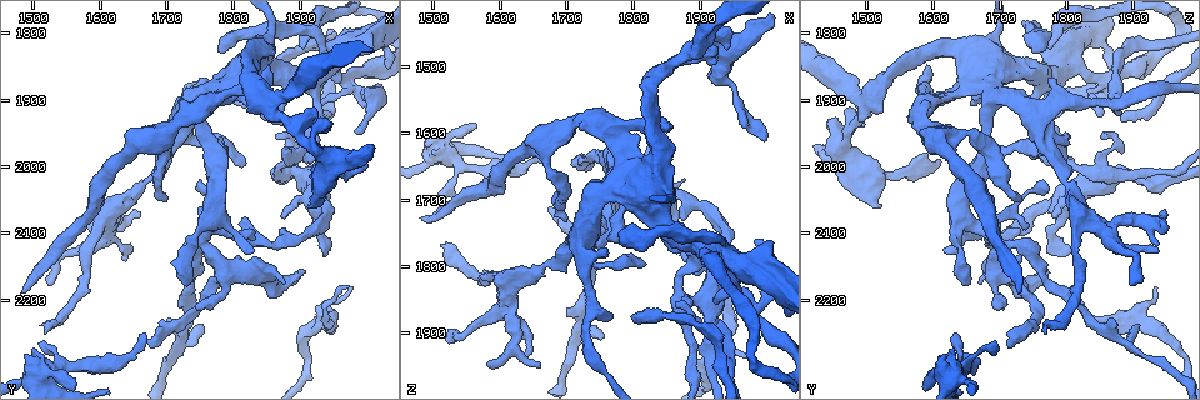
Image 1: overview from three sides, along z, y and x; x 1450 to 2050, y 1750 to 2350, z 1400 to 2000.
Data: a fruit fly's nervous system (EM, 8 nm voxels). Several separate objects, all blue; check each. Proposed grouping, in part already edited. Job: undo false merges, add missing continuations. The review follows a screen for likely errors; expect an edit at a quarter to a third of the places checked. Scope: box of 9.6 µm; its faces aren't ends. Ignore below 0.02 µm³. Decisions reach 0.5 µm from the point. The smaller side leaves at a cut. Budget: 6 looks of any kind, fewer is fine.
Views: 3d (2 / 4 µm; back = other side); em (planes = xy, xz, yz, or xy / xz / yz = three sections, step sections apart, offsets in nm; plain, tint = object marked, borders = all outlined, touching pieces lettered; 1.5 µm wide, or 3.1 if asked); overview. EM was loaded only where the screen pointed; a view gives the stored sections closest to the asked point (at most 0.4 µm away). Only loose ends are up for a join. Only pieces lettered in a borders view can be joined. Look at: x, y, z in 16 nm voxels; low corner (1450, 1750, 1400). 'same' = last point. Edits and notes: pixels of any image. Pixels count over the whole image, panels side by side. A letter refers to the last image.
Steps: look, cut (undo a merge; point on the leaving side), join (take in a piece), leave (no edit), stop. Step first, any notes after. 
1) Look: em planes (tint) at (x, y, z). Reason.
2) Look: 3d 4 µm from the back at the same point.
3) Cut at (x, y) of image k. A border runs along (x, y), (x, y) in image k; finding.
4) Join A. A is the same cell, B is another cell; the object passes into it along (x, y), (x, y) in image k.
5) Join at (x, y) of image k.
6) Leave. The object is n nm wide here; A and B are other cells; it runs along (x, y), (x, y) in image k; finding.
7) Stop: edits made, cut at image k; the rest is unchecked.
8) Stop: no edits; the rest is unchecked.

Look: em xy step 8 (borders) at (1485, 2190, 1725). Tapers out.

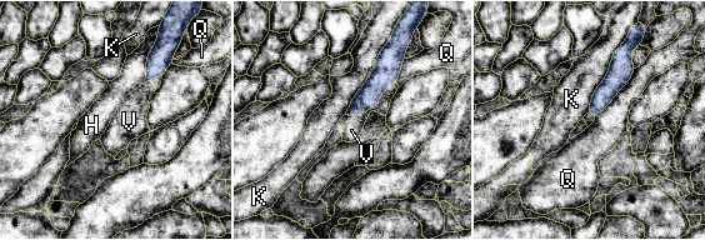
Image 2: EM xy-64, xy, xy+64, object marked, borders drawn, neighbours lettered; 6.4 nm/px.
Join V. V is the same cell, H, K and Q are other cells; the object passes into it along (388, 65), (378, 103), (351, 130) in image 2; it goes on there.

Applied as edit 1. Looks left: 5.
Look: overview.

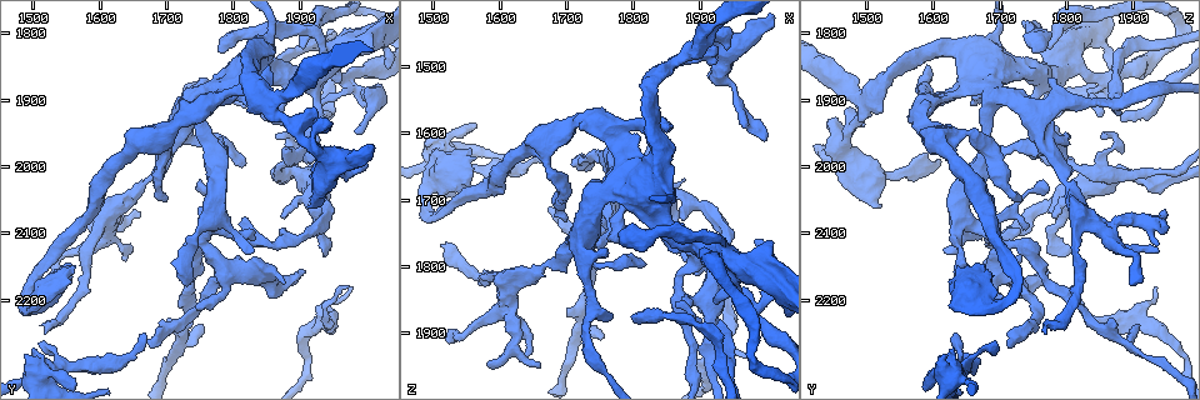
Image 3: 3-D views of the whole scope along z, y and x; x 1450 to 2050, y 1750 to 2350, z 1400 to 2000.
Look: 3d 4 µm at (1675, 2260, 1710). Free end.

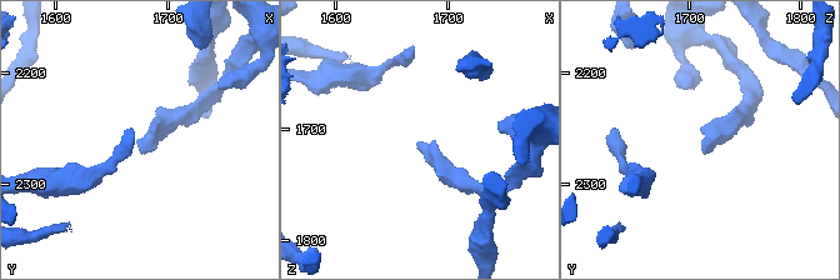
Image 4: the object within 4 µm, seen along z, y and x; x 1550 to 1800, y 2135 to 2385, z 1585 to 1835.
Look: em xz step 4 (tint) at (1674, 2264, 1710). Now the EM.

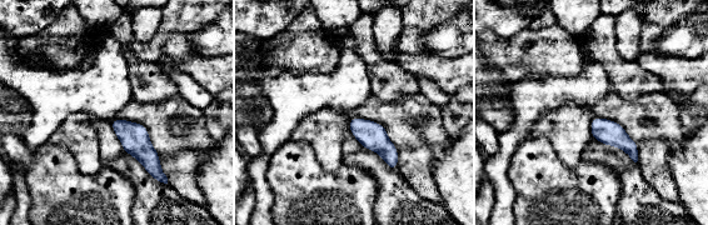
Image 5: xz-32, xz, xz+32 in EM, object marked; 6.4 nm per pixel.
Look: em xy step 8 (borders) at the same point.

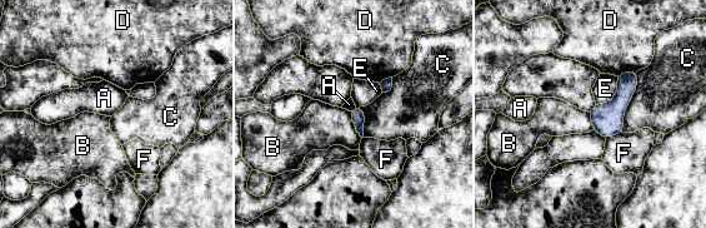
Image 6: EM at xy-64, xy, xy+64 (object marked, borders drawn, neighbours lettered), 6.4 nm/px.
Leave. A, B, C, D, E and F are other cells; a border runs along (637, 72), (637, 87), (621, 132) in image 6; none of them fits.

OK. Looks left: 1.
Stop: edits made, join at image 2; the rest is unchecked.

